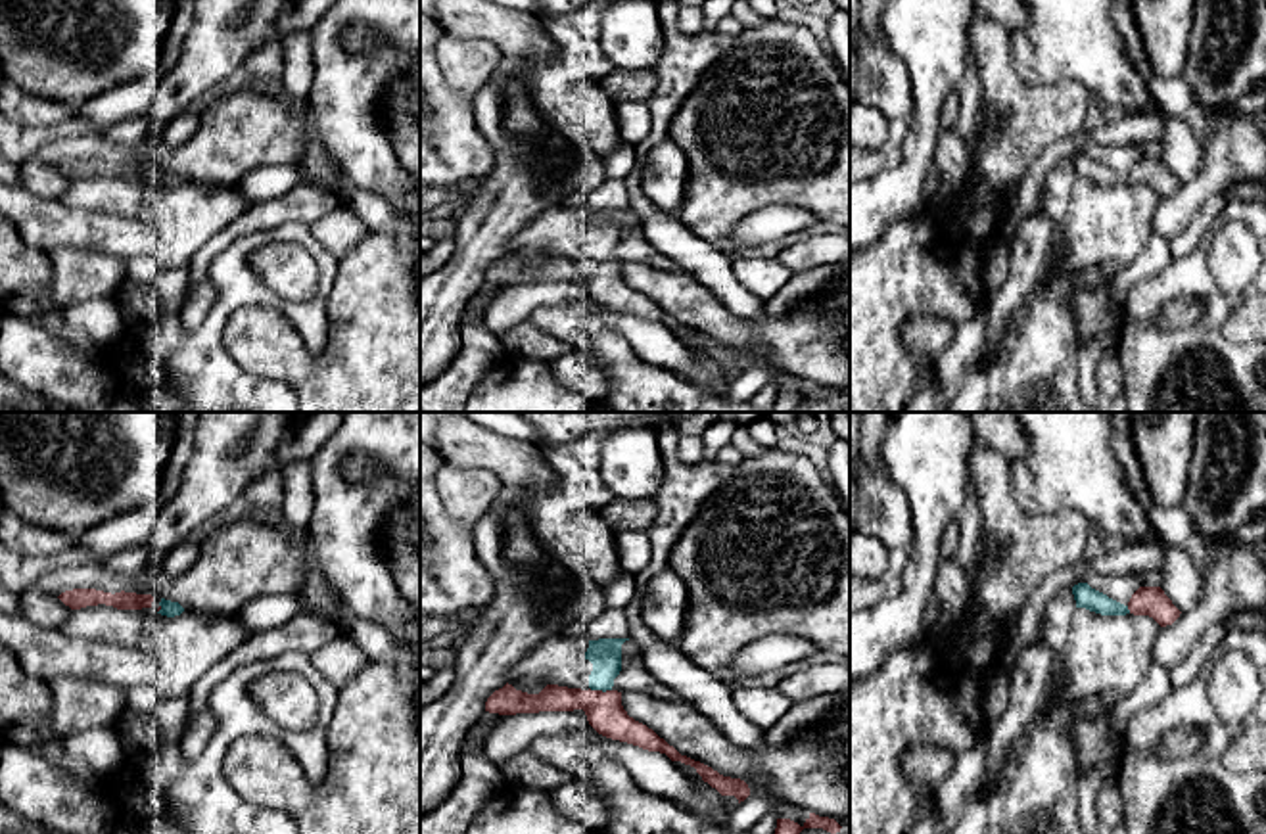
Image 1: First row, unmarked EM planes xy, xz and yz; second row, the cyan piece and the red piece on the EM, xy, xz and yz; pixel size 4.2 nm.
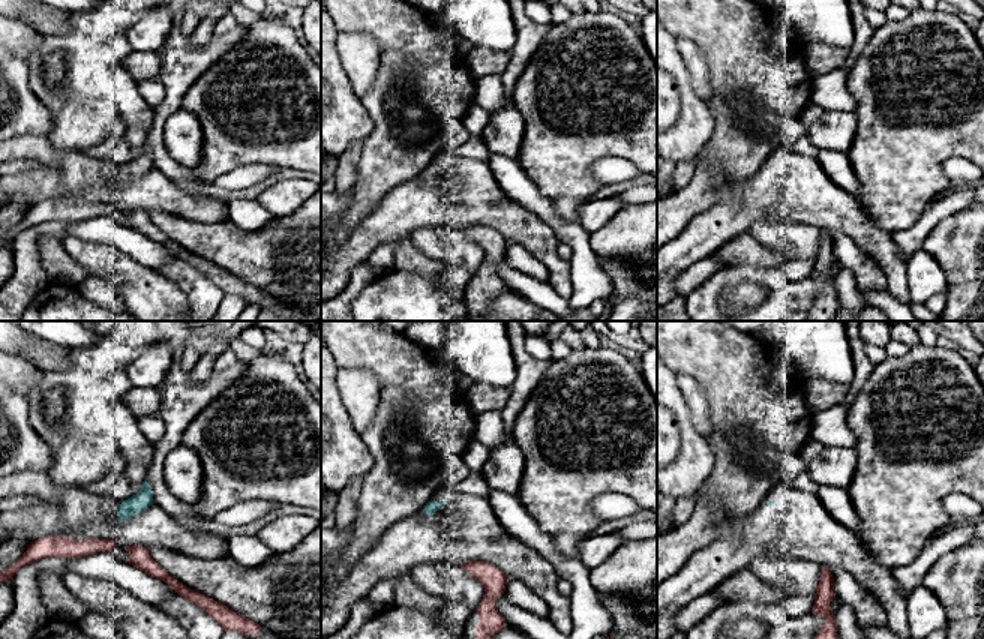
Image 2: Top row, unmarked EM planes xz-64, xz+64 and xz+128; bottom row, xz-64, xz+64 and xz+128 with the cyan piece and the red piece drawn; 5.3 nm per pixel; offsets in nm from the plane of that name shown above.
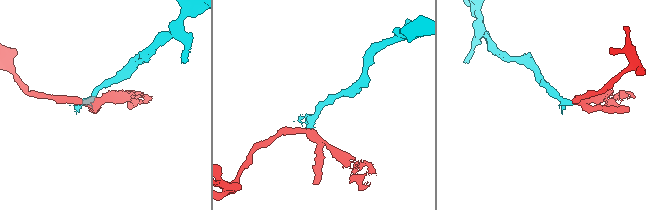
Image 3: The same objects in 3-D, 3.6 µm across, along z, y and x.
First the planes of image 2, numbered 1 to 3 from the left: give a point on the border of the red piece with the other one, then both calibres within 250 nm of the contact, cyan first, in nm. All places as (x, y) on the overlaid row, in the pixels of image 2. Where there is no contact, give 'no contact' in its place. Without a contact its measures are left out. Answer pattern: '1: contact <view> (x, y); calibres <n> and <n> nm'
1: no contact
2: no contact
3: no contact

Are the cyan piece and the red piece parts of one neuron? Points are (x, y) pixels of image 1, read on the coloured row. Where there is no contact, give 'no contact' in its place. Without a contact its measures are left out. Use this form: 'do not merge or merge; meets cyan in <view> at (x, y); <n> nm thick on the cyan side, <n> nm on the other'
do not merge; meets cyan in xz at (601, 689); 140 nm thick on the cyan side, 160 nm on the other

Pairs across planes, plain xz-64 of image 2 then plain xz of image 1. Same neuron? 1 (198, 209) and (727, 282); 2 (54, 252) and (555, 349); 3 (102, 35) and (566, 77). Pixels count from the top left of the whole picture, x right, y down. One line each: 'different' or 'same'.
1: different
2: same
3: same

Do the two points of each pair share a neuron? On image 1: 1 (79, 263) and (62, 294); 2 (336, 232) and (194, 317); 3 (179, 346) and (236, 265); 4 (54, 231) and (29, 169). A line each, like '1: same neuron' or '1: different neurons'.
1: same neuron
2: different neurons
3: same neuron
4: different neurons

